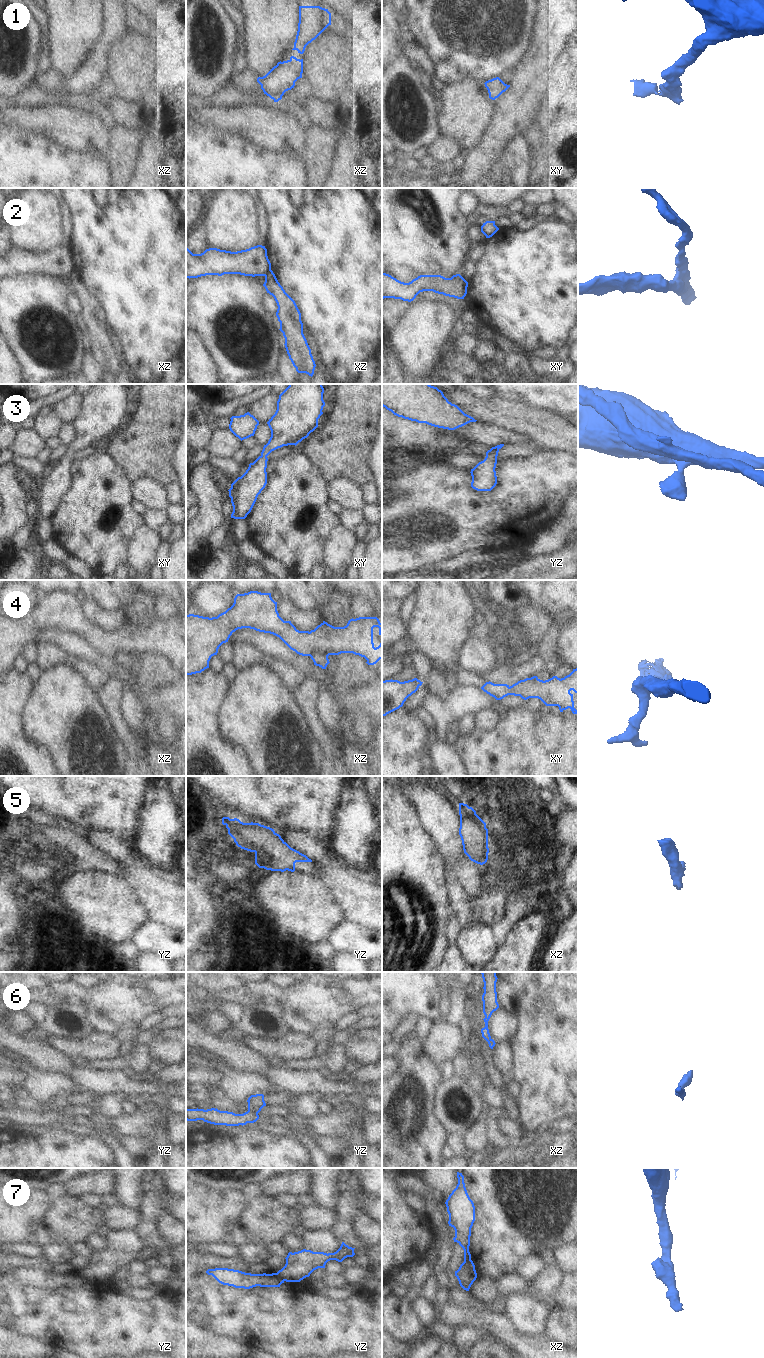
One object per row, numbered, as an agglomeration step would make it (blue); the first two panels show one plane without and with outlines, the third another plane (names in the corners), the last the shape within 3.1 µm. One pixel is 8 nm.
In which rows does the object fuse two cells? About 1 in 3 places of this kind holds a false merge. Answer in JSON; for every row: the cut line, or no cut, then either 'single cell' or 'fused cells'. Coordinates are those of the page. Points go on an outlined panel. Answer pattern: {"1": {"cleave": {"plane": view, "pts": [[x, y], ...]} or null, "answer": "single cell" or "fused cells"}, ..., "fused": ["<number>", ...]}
{"1": {"cleave": null, "answer": "single cell"}, "2": {"cleave": {"plane": "xz", "pts": [[270, 269], [264, 275]]}, "answer": "fused cells"}, "3": {"cleave": null, "answer": "single cell"}, "4": {"cleave": null, "answer": "single cell"}, "5": {"cleave": null, "answer": "single cell"}, "6": {"cleave": null, "answer": "single cell"}, "7": {"cleave": {"plane": "yz", "pts": [[275, 1273], [284, 1280]]}, "answer": "fused cells"}, "fused": ["2", "7"]}

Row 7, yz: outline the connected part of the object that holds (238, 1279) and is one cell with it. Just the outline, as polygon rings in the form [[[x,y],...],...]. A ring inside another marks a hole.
[[[228,1268],[208,1269],[206,1273],[212,1275],[219,1283],[235,1288],[280,1287],[284,1283],[276,1273],[251,1274]]]

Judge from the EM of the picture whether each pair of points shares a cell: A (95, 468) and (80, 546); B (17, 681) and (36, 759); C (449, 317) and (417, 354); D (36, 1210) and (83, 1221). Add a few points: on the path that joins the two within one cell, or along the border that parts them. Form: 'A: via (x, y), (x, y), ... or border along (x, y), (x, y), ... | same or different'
A: via (95, 487), (94, 521), (88, 527) | same
B: via (13, 700), (13, 736), (17, 740) | same
C: via (440, 326), (421, 345) | same
D: via (48, 1218), (71, 1221) | same

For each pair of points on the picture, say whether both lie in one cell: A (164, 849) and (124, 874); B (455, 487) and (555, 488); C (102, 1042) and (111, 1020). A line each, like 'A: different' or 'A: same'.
A: same
B: same
C: different

